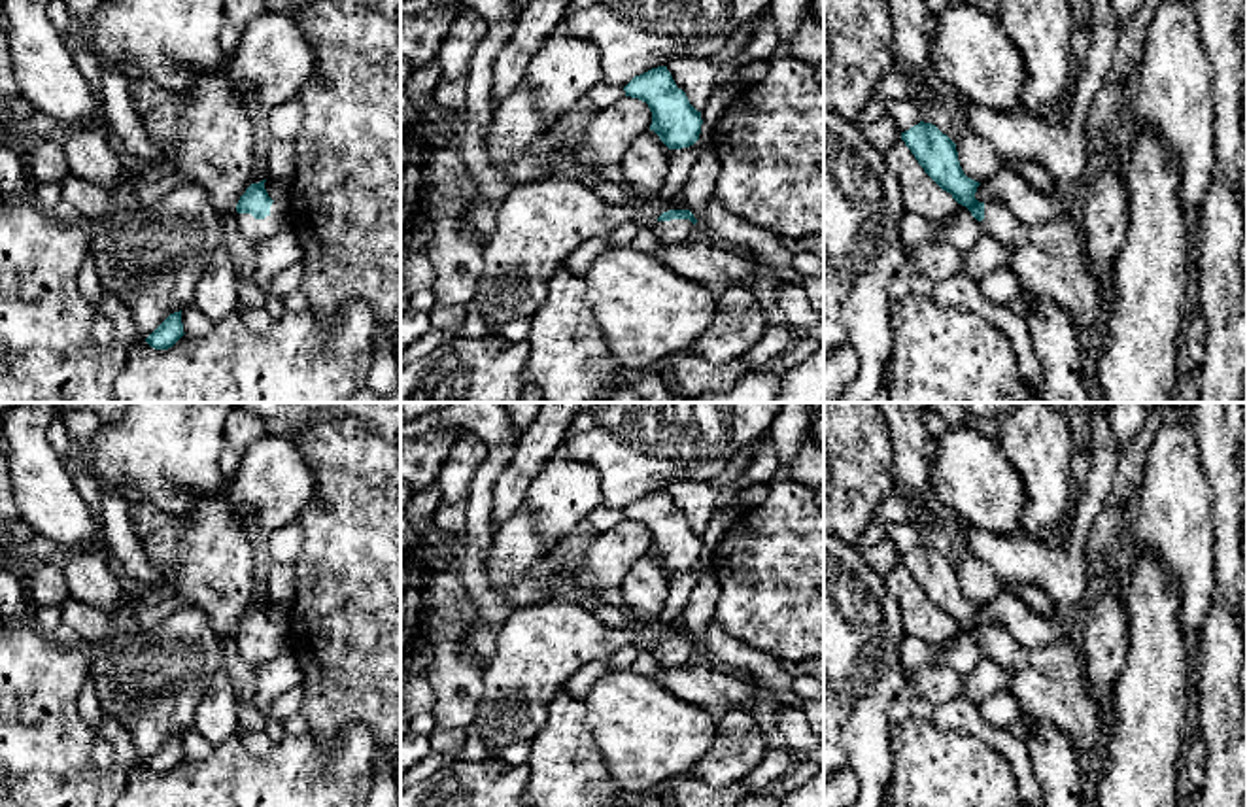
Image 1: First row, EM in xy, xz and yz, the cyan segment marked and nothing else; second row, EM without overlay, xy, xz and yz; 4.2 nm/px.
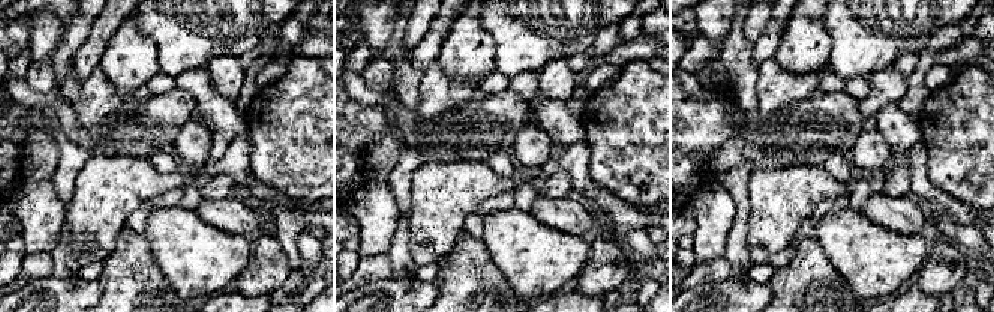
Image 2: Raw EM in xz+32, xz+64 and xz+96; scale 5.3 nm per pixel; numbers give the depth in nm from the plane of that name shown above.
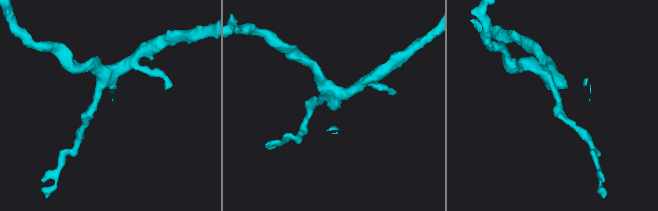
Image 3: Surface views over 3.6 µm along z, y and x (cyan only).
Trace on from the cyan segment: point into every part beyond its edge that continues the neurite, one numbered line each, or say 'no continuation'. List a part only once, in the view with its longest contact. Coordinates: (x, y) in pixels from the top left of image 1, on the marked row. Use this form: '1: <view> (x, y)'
1: xy (257, 231)

